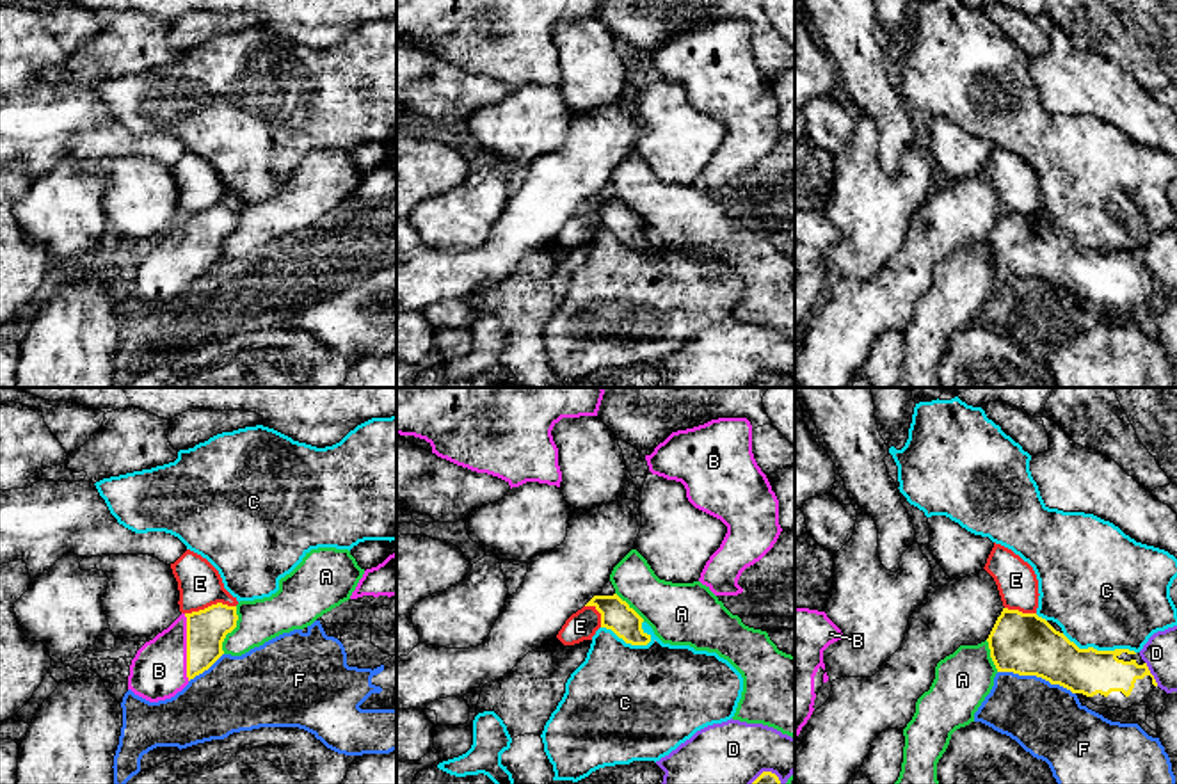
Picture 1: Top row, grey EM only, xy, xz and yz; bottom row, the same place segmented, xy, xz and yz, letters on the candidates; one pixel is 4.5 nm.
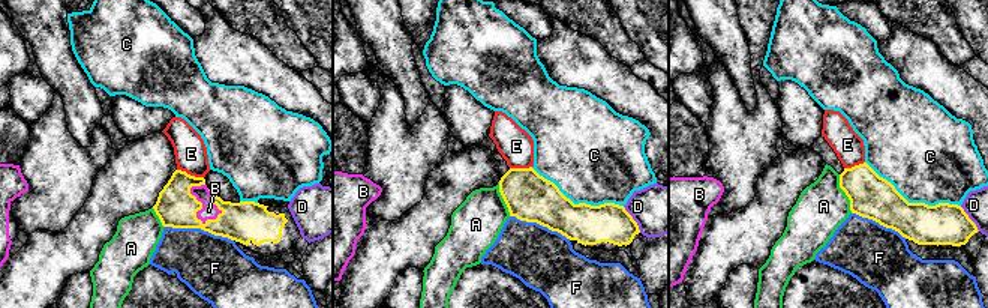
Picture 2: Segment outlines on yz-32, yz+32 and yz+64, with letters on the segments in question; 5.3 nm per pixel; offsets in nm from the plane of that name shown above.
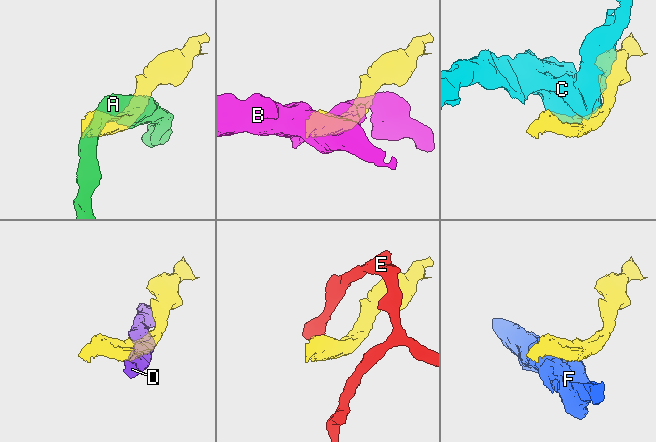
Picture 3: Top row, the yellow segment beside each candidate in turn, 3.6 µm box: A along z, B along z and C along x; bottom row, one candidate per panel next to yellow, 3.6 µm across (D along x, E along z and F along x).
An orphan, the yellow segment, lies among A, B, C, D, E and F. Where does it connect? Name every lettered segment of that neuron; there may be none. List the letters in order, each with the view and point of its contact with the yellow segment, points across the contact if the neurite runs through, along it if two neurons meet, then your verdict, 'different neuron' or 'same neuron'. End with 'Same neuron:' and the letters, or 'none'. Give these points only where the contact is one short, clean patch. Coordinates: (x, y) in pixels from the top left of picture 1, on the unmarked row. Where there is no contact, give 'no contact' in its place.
A: contact xy (232, 232); different neuron
B: contact xy (187, 249); same neuron
C: contact yz (1099, 253); different neuron
D: contact yz (1151, 276); different neuron
E: contact xy (212, 207); border xy (235, 207), (212, 205), (185, 216); different neuron
F: contact yz (1037, 278); different neuron
Same neuron: B

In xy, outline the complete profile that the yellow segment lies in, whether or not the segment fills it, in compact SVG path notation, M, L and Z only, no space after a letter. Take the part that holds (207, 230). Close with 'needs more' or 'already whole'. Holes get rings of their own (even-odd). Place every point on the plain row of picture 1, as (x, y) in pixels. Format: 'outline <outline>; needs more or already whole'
outline M222 204L181 215L137 252L128 292L149 304L174 299L224 256L222 244L236 222L236 208Z; needs more

